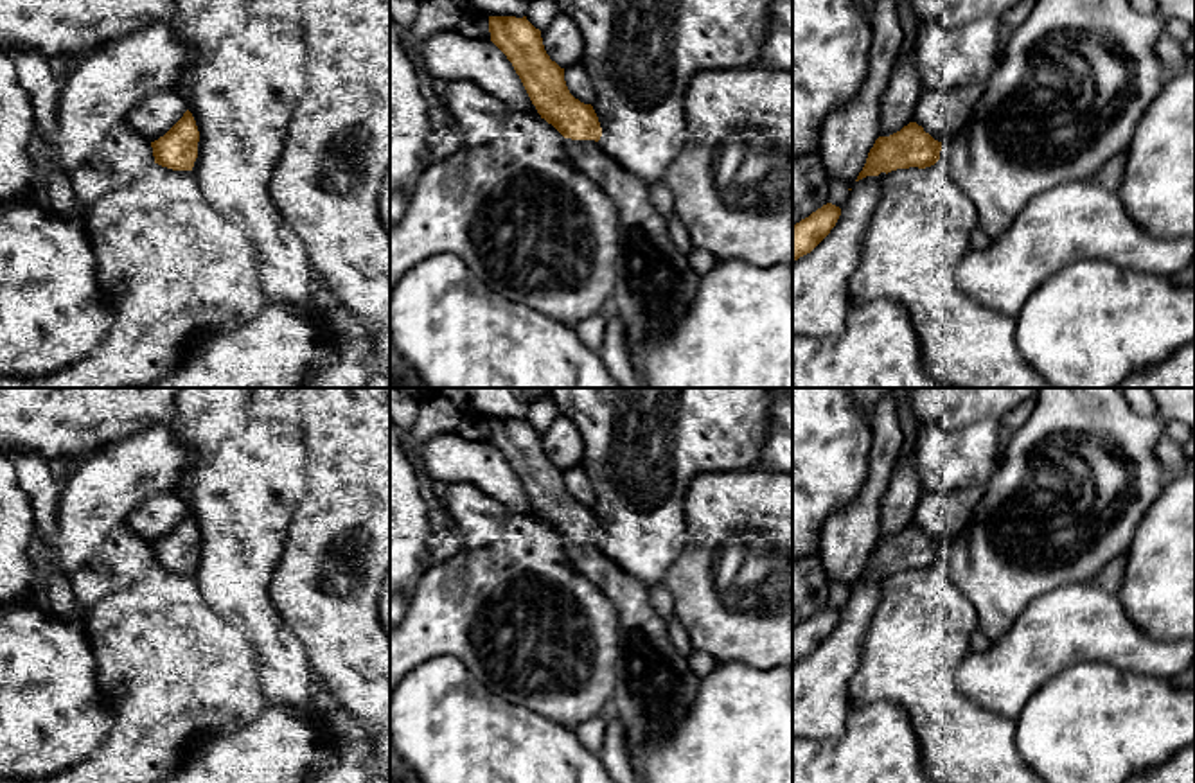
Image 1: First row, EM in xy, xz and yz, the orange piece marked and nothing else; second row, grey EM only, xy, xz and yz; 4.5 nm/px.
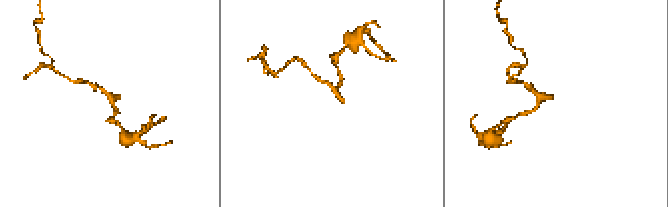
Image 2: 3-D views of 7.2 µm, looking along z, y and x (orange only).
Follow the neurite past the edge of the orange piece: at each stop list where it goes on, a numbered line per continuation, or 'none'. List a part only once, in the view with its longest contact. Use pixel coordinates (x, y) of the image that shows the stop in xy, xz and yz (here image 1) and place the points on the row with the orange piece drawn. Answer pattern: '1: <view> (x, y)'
1: xz (655, 288)

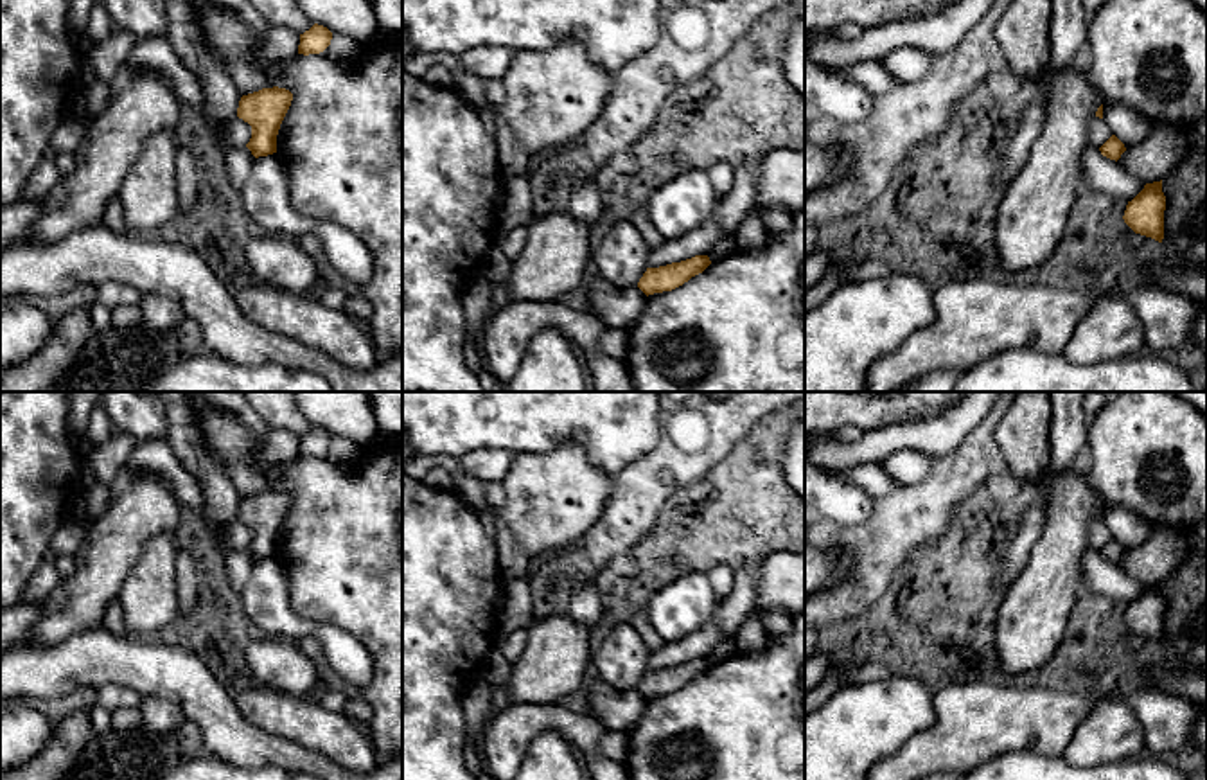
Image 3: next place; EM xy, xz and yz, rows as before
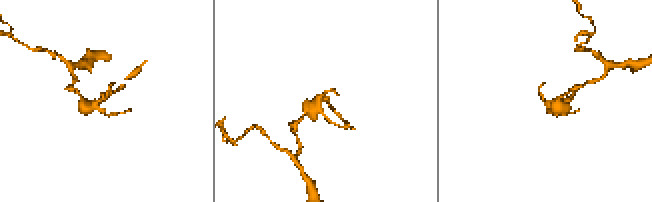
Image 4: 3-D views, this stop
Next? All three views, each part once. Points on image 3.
none

